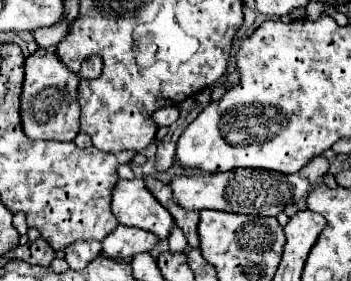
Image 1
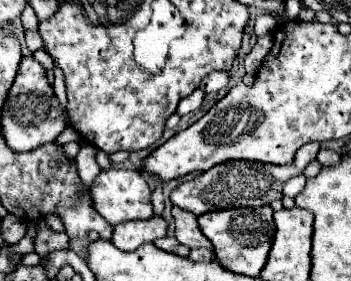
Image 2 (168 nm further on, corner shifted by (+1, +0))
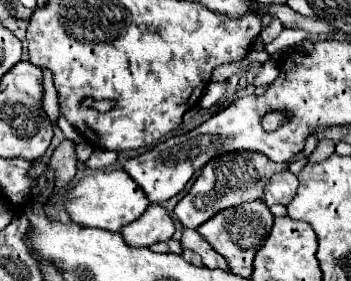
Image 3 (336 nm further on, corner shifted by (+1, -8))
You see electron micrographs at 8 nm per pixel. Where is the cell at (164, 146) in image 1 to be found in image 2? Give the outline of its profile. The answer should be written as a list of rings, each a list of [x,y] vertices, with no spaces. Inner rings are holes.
[[[151,175],[153,181],[155,182],[156,188],[152,192],[151,202],[153,204],[153,211],[155,214],[162,215],[164,210],[164,197],[162,193],[162,180],[160,180],[157,176]]]

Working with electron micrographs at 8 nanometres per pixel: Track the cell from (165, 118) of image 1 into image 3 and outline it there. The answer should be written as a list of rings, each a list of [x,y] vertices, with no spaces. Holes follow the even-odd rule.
[[[210,82],[208,88],[206,88],[206,94],[204,94],[202,100],[200,100],[200,108],[210,108],[210,106],[214,106],[214,104],[222,98],[224,88],[226,88],[224,82]]]

